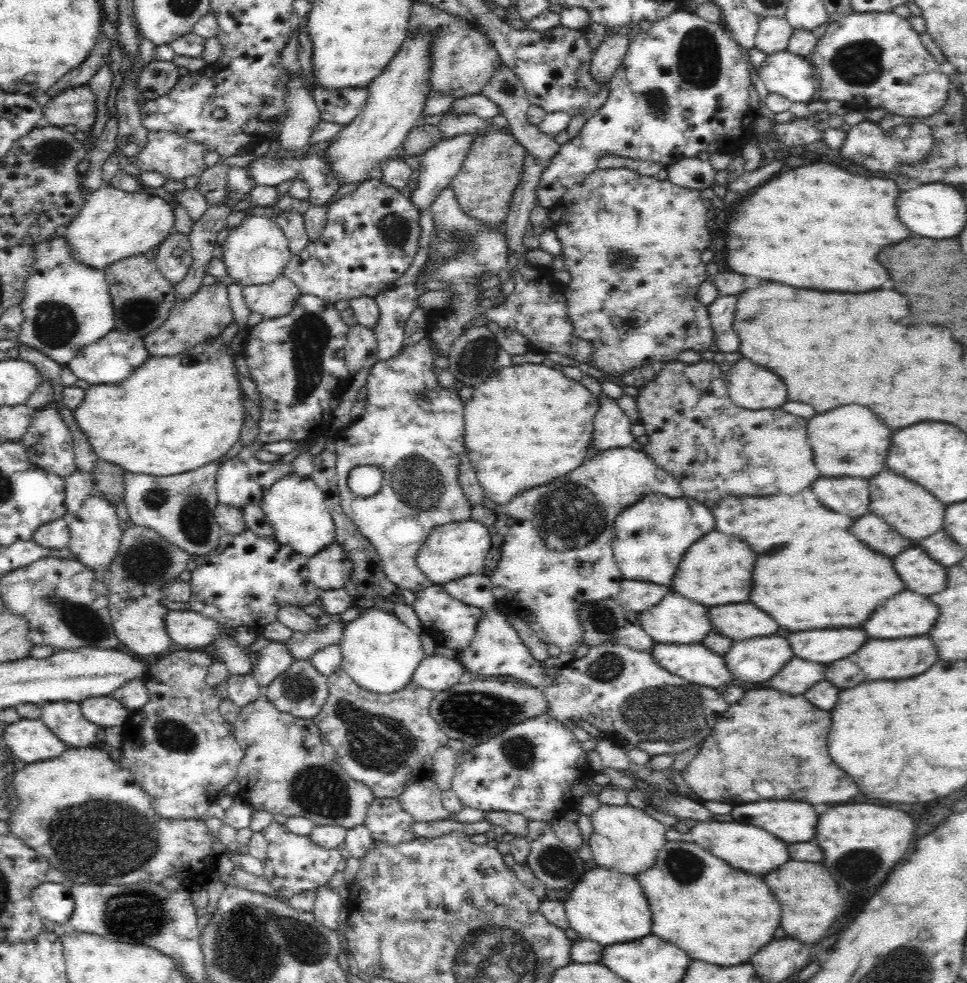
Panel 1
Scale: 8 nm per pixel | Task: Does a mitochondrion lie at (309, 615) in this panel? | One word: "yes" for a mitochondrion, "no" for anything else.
no

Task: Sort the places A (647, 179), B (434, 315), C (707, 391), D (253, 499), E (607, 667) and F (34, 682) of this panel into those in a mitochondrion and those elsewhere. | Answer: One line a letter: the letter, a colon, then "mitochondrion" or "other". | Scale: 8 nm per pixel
A: other
B: other
C: other
D: other
E: mitochondrion
F: other

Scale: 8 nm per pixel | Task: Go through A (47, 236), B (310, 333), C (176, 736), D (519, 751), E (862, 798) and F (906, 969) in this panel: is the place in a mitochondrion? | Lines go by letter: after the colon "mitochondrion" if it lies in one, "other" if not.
A: other
B: mitochondrion
C: mitochondrion
D: mitochondrion
E: other
F: mitochondrion

